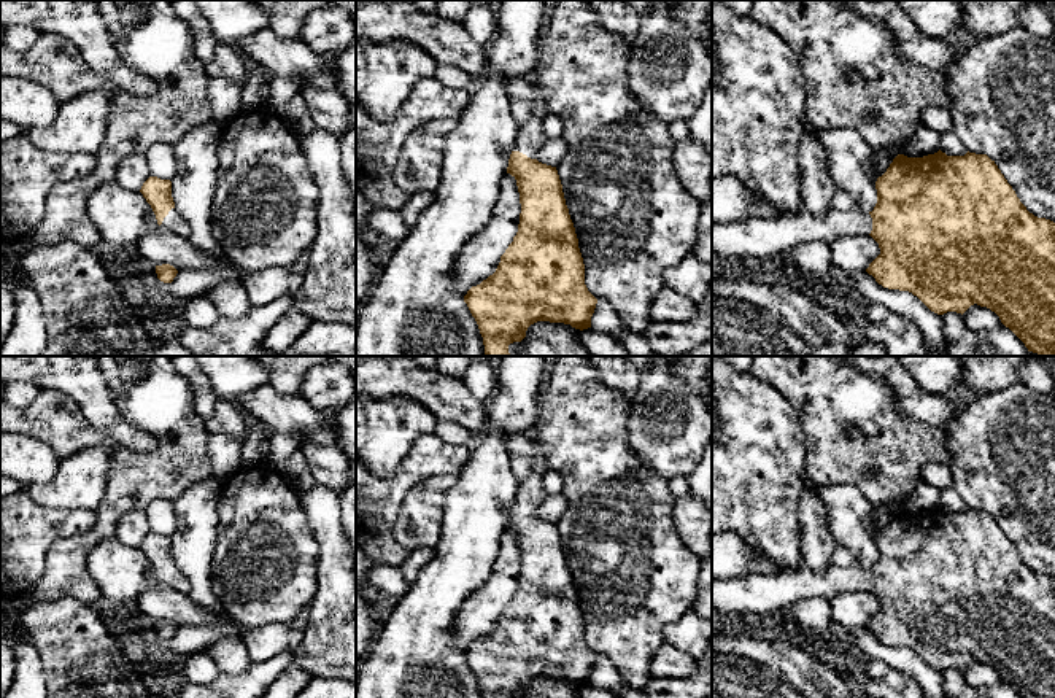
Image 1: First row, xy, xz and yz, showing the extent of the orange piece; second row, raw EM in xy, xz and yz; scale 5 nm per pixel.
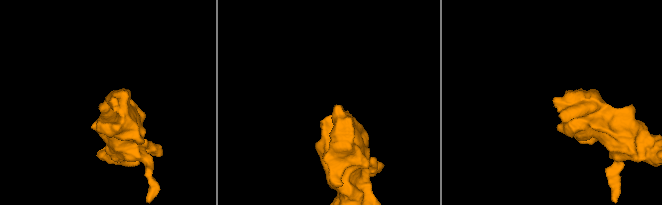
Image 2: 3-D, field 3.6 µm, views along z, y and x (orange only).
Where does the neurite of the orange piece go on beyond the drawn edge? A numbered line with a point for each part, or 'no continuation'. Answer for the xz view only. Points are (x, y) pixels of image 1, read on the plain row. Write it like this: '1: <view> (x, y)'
1: xz (531, 493)

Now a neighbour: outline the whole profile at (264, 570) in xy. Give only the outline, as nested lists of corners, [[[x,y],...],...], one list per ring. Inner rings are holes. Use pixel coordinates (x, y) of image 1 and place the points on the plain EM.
[[[245,464],[221,485],[218,517],[210,582],[224,614],[243,630],[291,625],[318,588],[319,544],[299,504],[299,491],[280,467]]]

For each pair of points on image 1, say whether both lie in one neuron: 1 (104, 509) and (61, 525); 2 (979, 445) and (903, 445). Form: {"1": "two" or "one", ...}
{"1": "two", "2": "two"}

